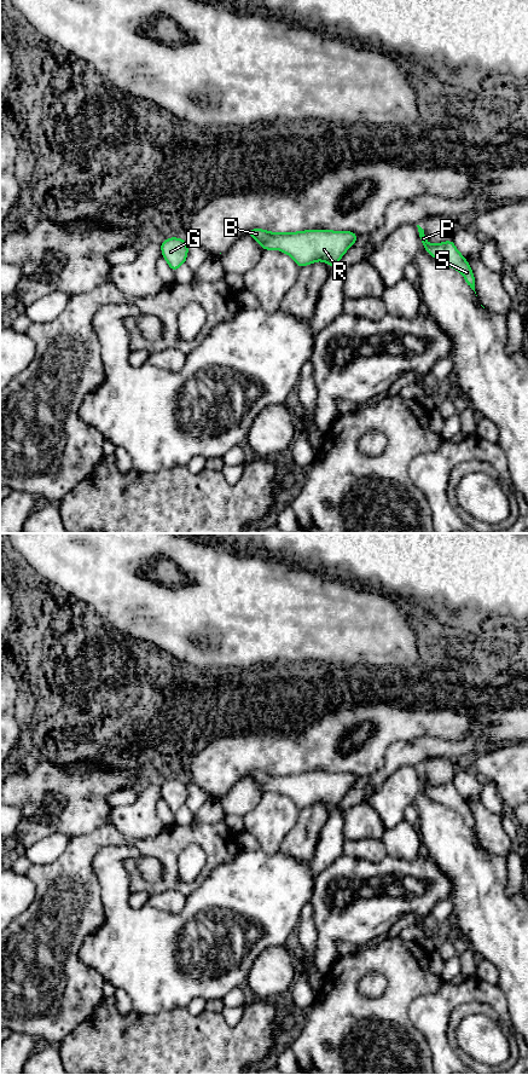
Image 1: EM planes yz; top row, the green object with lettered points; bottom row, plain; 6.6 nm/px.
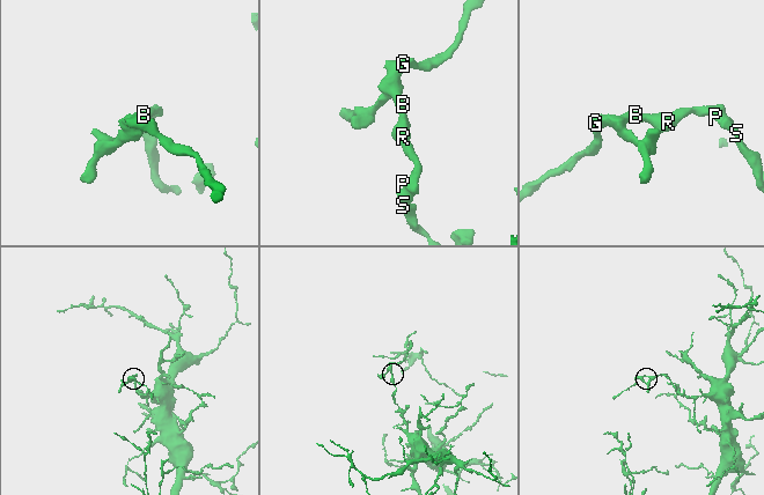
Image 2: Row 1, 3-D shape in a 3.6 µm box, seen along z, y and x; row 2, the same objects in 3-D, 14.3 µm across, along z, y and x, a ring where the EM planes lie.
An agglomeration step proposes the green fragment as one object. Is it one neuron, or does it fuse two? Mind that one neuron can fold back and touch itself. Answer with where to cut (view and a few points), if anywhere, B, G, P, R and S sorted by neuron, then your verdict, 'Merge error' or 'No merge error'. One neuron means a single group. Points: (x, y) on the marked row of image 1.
No split. Groups: B G P R S. No merge error

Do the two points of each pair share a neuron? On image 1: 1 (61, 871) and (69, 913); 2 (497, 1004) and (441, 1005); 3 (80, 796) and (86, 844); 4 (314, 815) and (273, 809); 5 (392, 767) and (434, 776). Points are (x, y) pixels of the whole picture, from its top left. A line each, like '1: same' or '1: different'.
1: same
2: same
3: different
4: different
5: different

